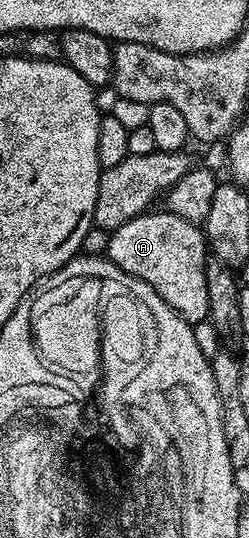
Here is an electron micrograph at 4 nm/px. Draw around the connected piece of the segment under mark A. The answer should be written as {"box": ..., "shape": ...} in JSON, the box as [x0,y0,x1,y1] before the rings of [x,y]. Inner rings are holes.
{"box":[107,209,210,325],"shape":[[[166,209],[156,210],[134,217],[117,231],[111,232],[107,258],[118,265],[124,274],[146,281],[146,285],[154,289],[157,297],[174,314],[193,325],[203,324],[208,317],[206,265],[210,258],[210,248],[203,230]]]}

